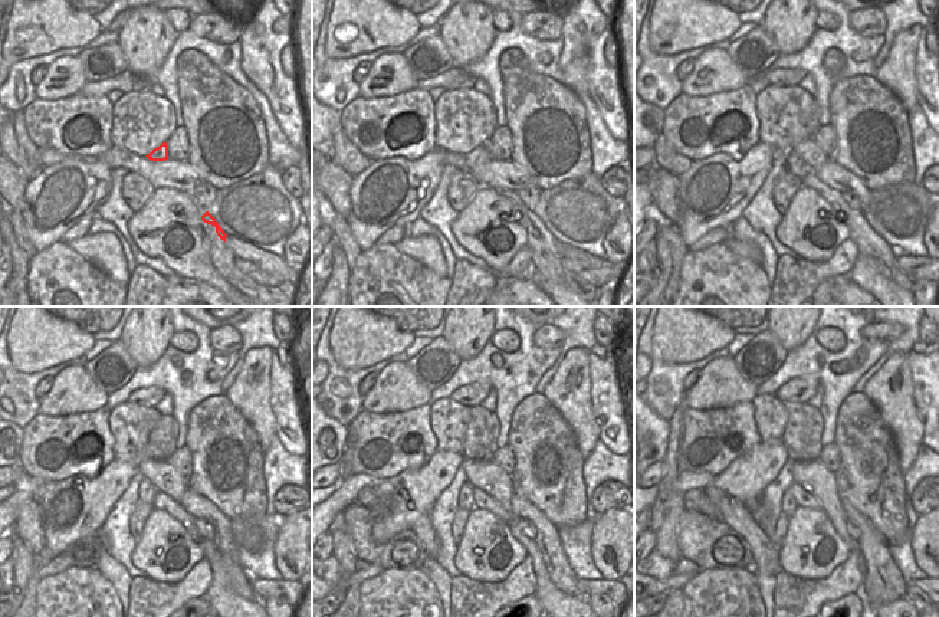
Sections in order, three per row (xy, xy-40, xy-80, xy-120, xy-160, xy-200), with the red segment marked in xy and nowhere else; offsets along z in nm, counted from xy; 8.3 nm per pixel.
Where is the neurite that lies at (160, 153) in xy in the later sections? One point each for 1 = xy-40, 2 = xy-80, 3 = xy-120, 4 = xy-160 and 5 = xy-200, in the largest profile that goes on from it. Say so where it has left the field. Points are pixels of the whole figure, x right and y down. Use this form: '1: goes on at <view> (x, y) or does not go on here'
1: goes on at xy-40 (478, 156)
2: goes on at xy-80 (794, 164)
3: goes on at xy-120 (147, 491)
4: goes on at xy-160 (465, 501)
5: goes on at xy-200 (788, 504)

